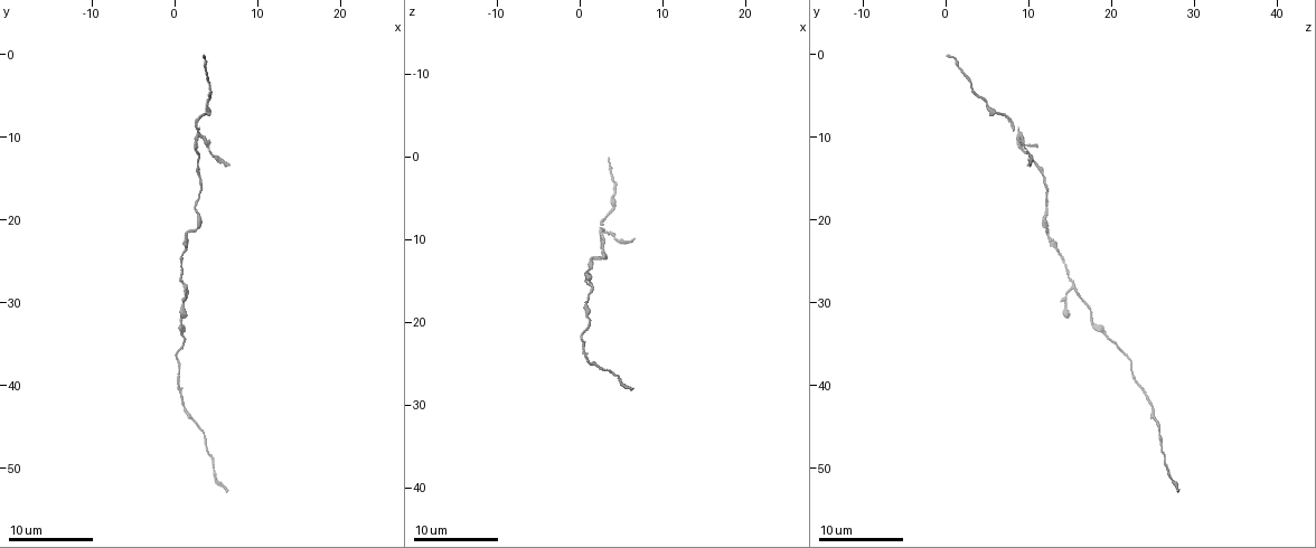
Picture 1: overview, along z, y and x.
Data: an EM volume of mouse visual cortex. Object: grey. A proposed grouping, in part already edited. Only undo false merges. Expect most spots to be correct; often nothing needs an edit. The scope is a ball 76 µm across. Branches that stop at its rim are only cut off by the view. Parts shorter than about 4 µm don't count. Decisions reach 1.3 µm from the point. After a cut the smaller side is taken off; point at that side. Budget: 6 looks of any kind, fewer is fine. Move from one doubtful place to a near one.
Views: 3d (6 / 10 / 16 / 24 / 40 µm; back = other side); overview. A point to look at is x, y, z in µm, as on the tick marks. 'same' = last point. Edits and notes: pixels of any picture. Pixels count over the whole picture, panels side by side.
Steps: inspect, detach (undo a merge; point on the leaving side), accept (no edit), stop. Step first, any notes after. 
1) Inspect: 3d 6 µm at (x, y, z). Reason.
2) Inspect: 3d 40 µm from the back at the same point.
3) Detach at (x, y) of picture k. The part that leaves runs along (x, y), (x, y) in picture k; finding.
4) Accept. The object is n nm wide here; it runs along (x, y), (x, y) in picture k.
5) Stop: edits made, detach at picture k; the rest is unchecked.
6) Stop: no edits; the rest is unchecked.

Inspect: 3d 6 µm at (4.0, 5.5, 5.0). Thick turns thin.

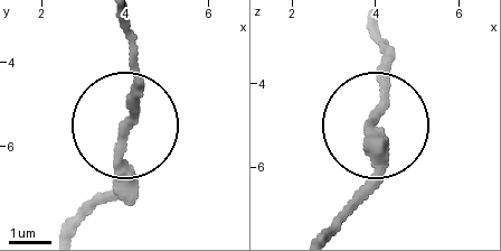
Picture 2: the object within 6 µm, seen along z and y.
Accept. It runs along (325, 232), (376, 167), (390, 43) in picture 2; continuous, no second neuron.

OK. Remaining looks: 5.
Inspect: 3d 6 µm at (1.0, 34.0, 19.0). Sudden change in width.

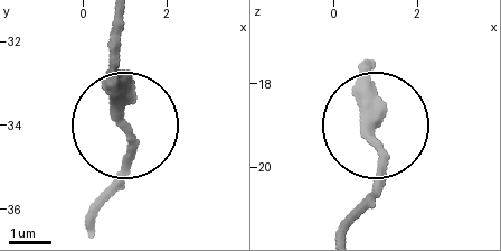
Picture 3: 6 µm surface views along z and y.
Accept. It runs along (115, 20), (125, 127), (119, 187) in picture 3; continuous, no second neuron.

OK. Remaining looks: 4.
Inspect: 3d 16 µm at (1.0, 42.5, 25.0). Calibre changes.

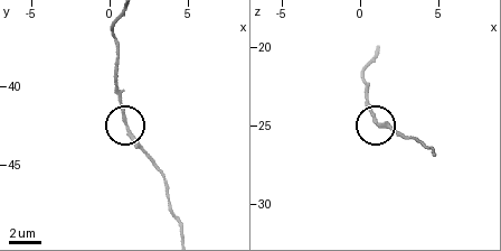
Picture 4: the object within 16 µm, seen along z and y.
Accept. It runs along (117, 20), (113, 33), (121, 117), (129, 137), (152, 160) in picture 4; all the same neuron.

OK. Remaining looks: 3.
Stop: no edits; the rest is unchecked.

